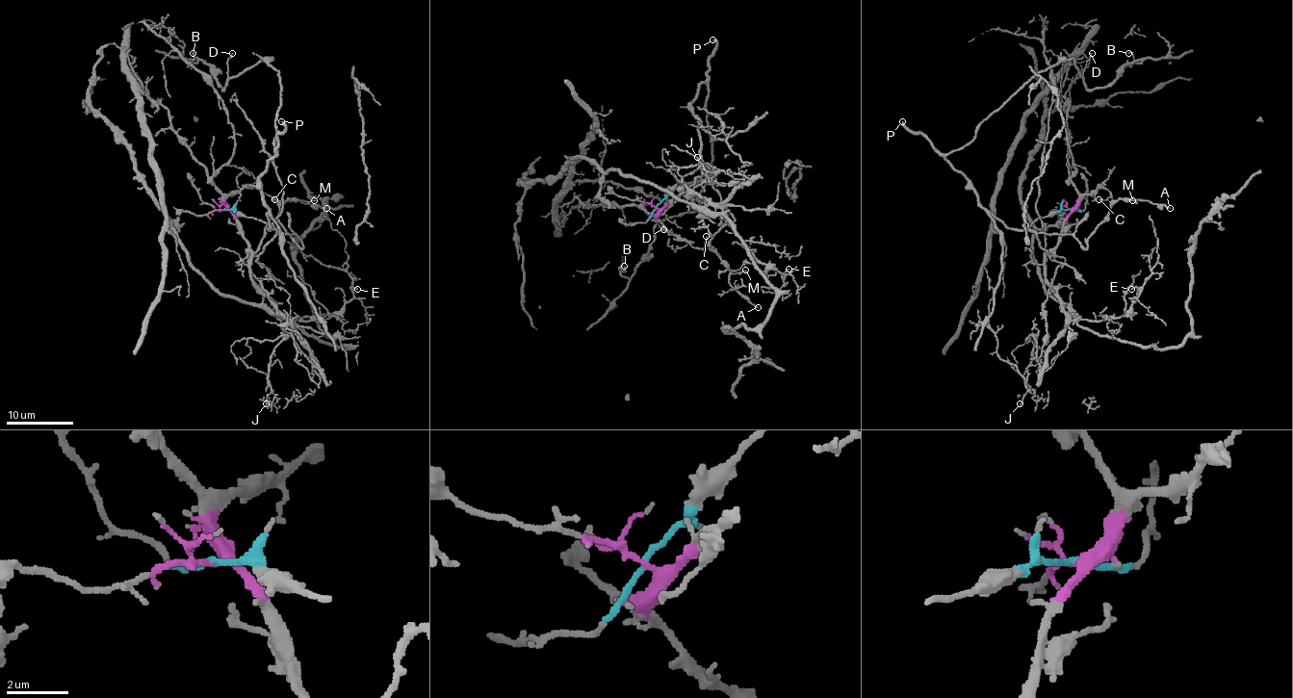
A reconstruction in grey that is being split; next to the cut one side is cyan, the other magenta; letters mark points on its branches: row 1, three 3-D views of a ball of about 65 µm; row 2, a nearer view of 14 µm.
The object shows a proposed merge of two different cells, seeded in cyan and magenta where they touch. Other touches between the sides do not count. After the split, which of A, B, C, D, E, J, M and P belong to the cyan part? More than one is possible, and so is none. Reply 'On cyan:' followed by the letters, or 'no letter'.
On cyan: A, B, D, M, P

